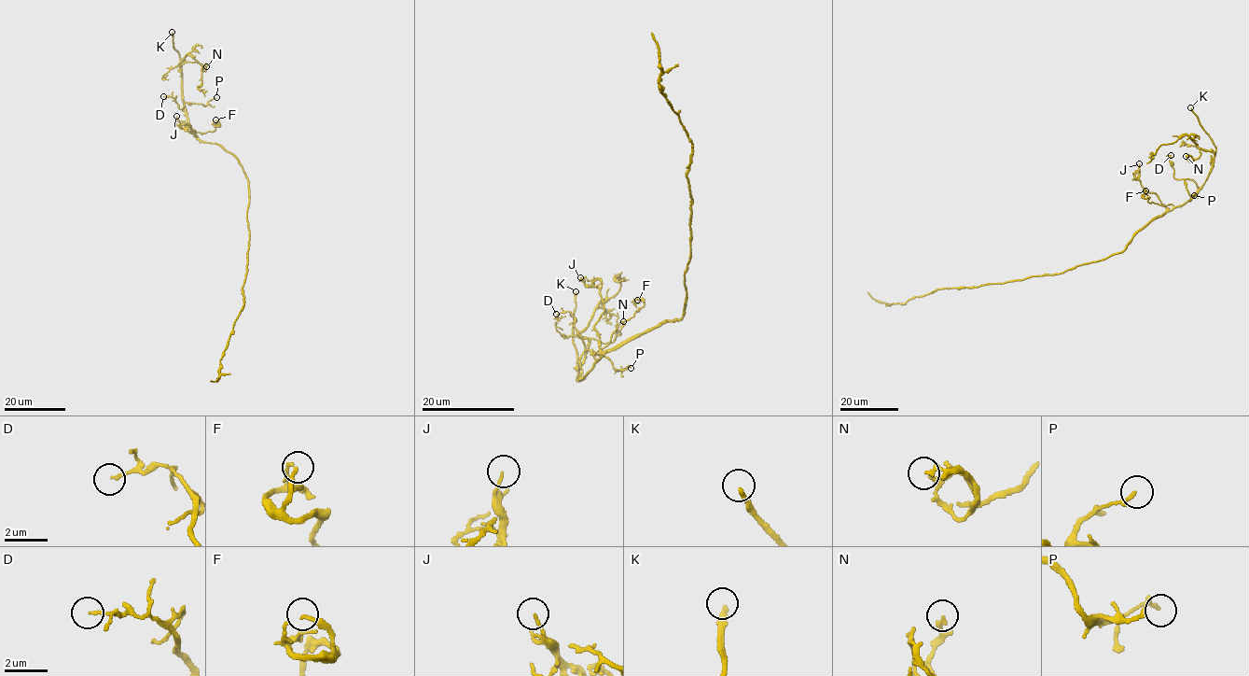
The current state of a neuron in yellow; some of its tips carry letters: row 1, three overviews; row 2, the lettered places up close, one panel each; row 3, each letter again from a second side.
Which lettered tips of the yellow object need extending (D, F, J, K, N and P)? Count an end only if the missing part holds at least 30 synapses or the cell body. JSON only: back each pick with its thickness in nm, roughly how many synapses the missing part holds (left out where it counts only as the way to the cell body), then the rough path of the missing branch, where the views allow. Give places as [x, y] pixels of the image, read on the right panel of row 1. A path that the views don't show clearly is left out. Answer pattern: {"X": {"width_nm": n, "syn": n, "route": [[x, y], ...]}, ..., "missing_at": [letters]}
{"K": {"width_nm": 240, "route": [[1190, 107], [1166, 65], [1157, 57], [1157, 45]]}, "missing_at": ["K"]}

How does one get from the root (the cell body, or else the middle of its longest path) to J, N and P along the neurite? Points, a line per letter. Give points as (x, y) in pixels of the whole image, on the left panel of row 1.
J: (248, 187), (244, 170), (234, 156), (219, 145), (198, 139), (189, 132), (193, 129), (176, 116)
N: (248, 187), (244, 170), (234, 156), (198, 138), (189, 123), (183, 102), (181, 61), (206, 66)
P: (248, 187), (244, 170), (234, 156), (219, 145), (198, 138), (182, 101), (205, 105), (216, 97)

